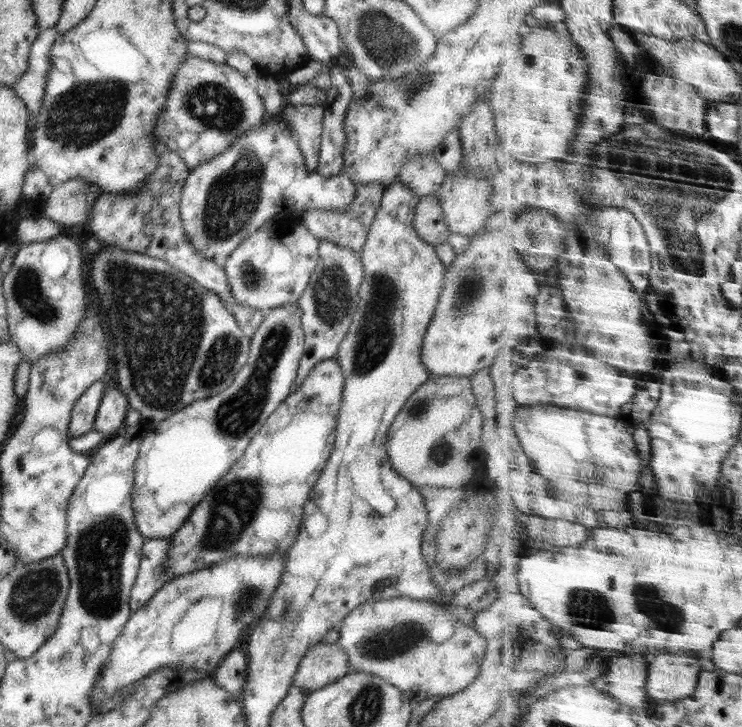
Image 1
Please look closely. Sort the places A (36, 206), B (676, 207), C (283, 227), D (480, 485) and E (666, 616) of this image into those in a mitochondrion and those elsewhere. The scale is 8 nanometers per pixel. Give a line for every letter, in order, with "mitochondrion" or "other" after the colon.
A: other
B: mitochondrion
C: other
D: other
E: mitochondrion

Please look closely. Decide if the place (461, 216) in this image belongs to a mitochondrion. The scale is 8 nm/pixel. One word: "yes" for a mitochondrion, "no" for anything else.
no

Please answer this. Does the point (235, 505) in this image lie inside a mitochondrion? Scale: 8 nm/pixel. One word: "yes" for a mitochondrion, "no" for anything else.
yes

